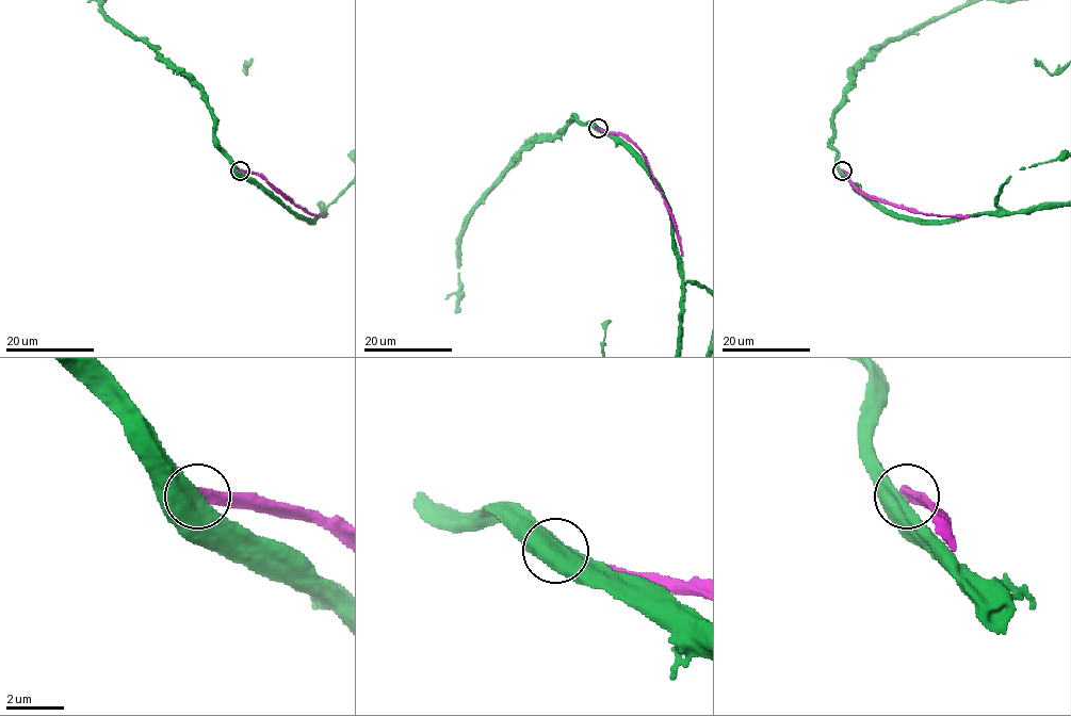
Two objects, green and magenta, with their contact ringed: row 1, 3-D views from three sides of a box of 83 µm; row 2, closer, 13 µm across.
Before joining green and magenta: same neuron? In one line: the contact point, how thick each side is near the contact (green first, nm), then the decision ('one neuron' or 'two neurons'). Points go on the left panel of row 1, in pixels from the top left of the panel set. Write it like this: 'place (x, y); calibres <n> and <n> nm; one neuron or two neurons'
place (240, 171); calibres 750 and 400 nm; two neurons

